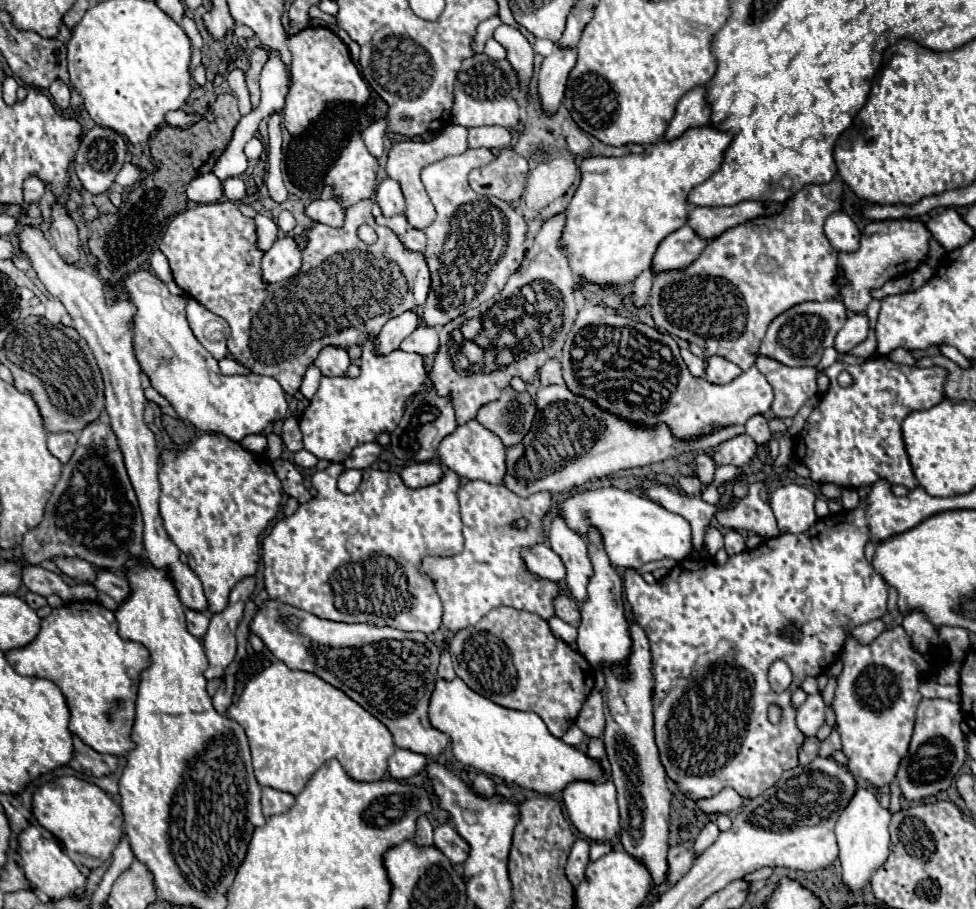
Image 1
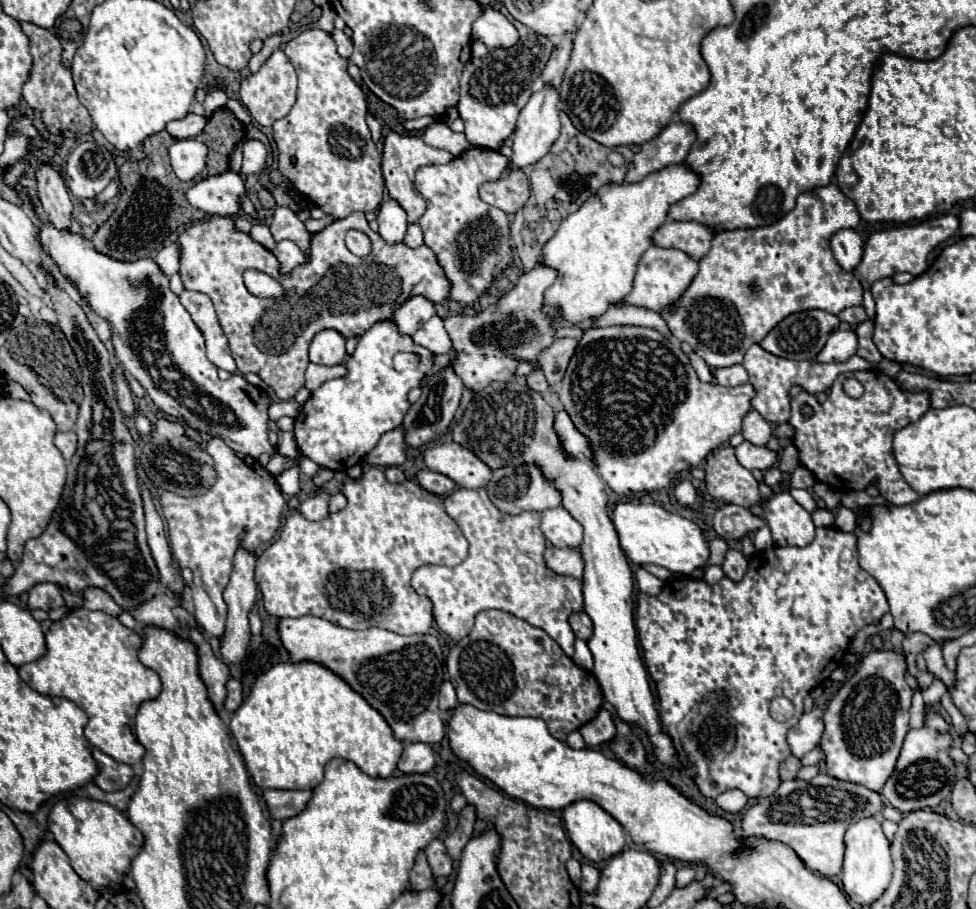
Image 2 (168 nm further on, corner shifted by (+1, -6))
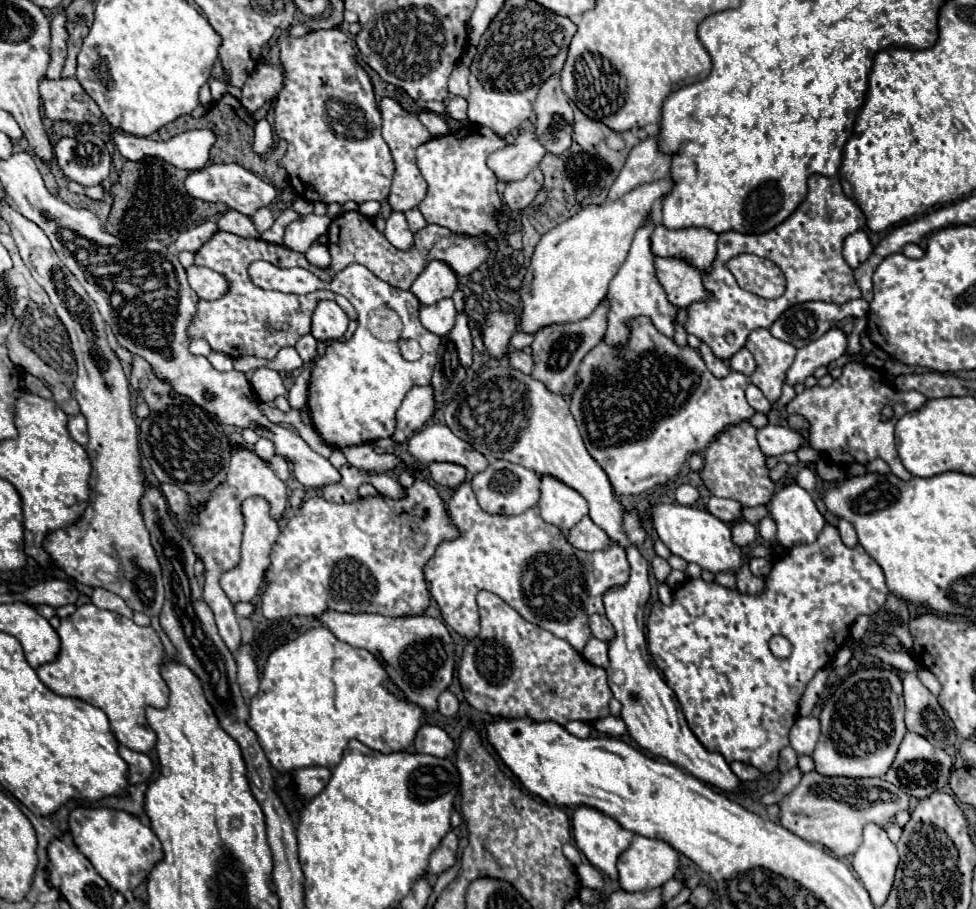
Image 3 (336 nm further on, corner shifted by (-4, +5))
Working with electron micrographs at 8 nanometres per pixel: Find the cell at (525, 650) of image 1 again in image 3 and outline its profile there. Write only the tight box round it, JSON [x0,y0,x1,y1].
[457,590,613,726]

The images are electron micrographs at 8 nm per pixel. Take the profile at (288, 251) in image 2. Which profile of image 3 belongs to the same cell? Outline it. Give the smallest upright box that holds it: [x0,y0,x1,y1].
[283,214,331,252]

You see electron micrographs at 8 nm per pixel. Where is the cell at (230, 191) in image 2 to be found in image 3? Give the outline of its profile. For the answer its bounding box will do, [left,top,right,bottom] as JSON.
[185,164,277,216]

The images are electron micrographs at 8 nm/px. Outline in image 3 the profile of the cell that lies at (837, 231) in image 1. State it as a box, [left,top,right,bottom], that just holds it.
[843,230,873,268]

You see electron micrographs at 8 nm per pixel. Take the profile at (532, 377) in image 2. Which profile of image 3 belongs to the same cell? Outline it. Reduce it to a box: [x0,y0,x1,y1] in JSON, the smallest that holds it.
[509,350,535,374]

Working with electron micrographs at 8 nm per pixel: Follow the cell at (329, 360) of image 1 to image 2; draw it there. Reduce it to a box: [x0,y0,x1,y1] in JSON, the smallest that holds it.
[310,329,346,365]

